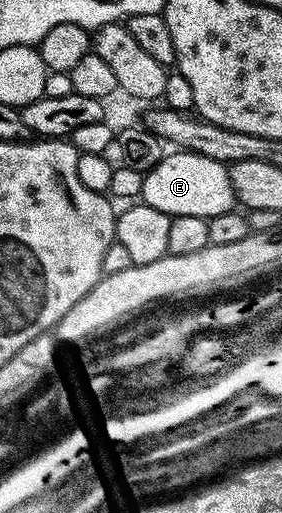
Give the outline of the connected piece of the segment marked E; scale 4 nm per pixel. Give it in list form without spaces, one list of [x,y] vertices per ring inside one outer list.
[[[190,152],[166,153],[161,162],[145,175],[141,198],[144,205],[159,208],[159,212],[164,214],[195,216],[206,220],[234,209],[235,206],[229,166],[209,159],[207,155]]]

